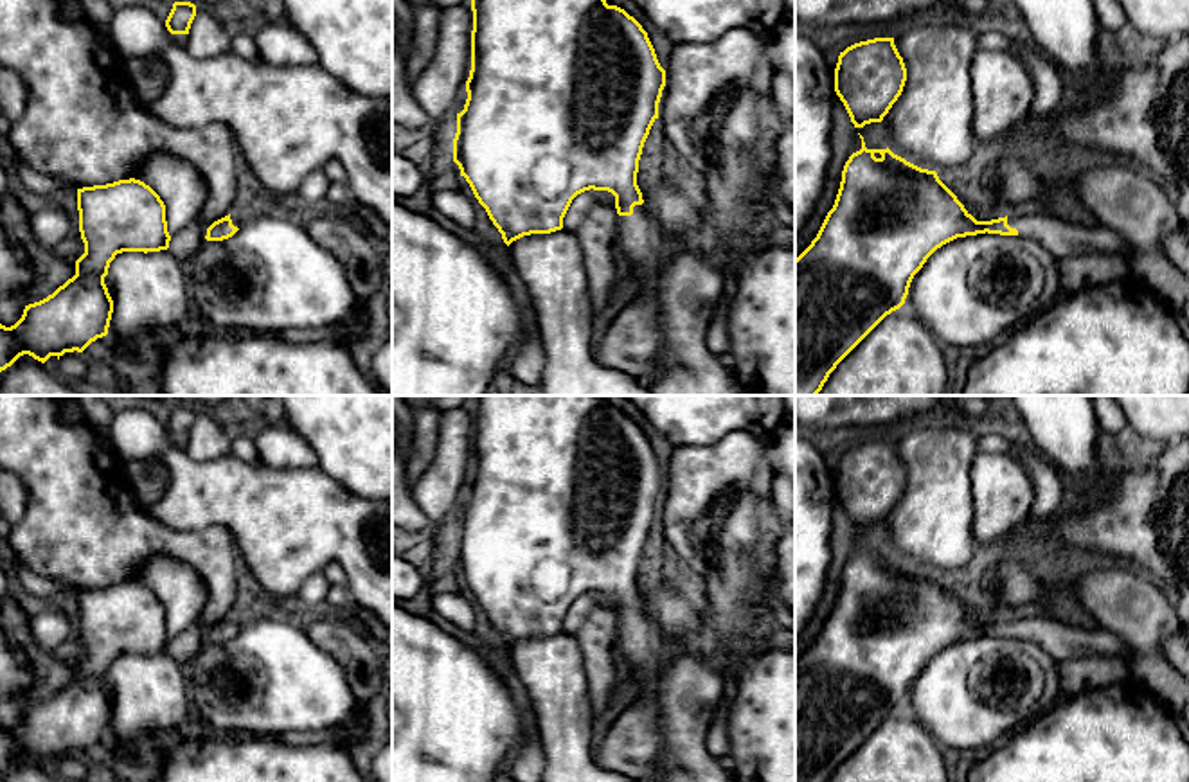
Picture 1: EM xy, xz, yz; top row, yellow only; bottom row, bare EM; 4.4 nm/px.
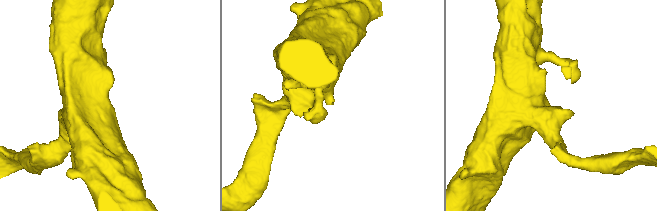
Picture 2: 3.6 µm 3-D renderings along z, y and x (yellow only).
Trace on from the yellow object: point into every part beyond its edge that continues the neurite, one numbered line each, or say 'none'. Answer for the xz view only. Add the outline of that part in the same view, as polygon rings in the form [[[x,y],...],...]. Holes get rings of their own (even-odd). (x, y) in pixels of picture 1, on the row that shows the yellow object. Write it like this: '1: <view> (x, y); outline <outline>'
1: xz (637, 247); outline [[[635,205],[631,216],[617,218],[615,248],[622,270],[633,271],[640,282],[639,297],[651,289],[660,273],[662,246],[644,205]]]

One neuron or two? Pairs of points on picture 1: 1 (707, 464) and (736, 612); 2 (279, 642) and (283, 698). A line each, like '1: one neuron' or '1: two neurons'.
1: one neuron
2: one neuron

